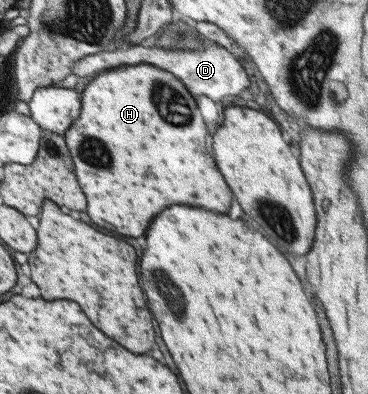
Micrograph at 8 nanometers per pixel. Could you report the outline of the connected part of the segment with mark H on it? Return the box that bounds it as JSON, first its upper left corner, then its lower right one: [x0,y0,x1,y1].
[65,63,232,238]

